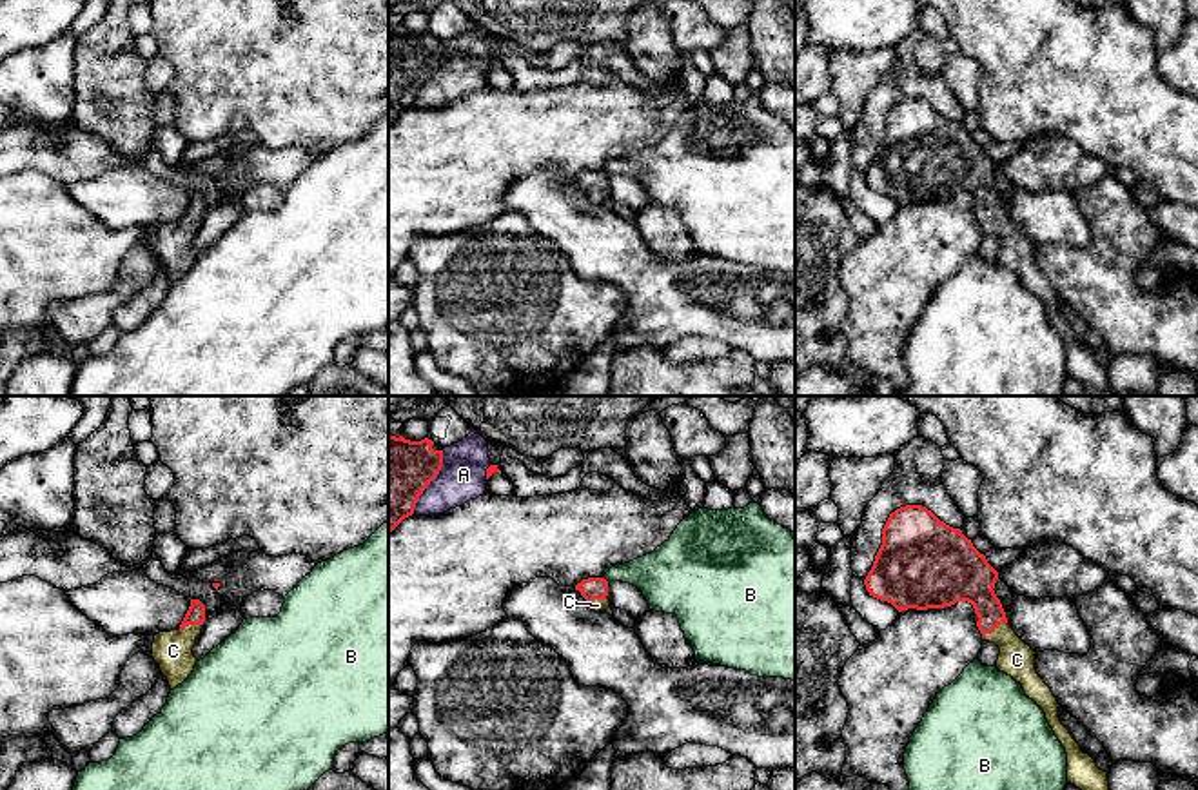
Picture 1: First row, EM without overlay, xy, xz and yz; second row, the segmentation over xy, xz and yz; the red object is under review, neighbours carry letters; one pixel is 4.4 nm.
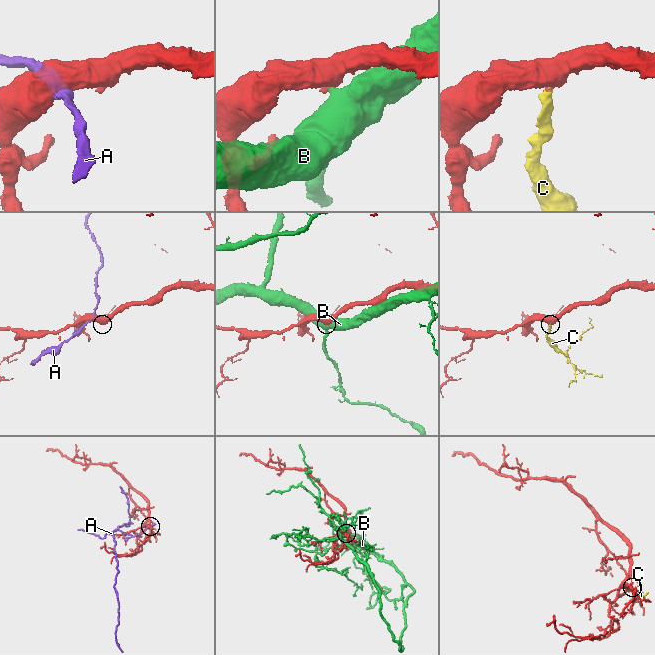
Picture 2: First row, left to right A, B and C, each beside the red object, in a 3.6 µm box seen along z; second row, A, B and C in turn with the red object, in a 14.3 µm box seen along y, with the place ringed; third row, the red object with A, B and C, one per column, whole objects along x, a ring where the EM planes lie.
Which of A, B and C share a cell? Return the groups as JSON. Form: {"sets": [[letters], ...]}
{"sets": [["A"], ["B"], ["C"]]}

